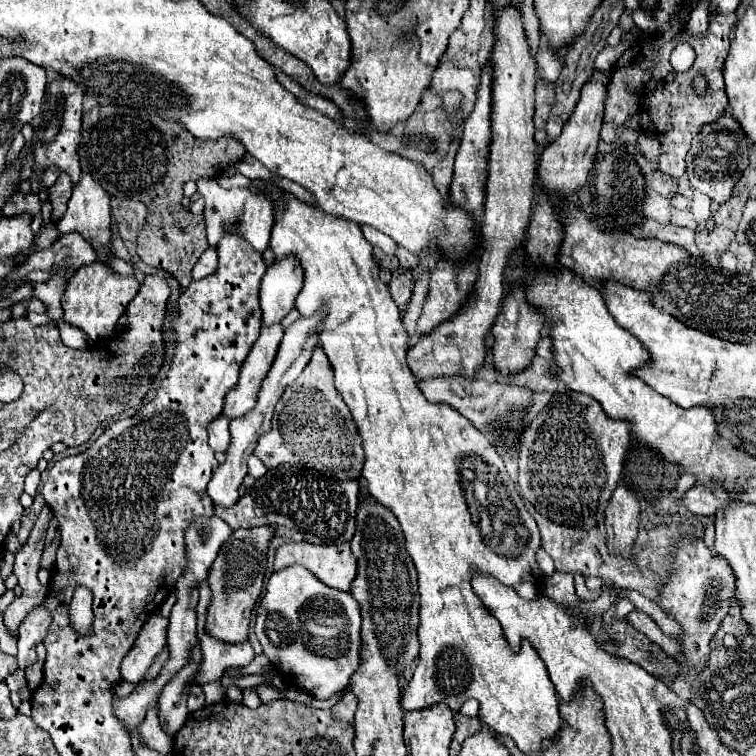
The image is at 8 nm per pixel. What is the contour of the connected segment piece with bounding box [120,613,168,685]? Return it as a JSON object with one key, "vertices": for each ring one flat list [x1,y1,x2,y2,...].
{"vertices":[[156,613,142,625,136,637,136,645,128,651,120,667,122,669,120,675,124,677,124,681,130,681,134,685,142,681,154,657,166,645,166,629,168,629,168,619,156,617]]}

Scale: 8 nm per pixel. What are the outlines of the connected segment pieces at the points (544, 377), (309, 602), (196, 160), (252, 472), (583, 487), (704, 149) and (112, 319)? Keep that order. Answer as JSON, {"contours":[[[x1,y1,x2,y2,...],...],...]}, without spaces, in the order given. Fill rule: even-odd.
{"contours":[[[534,355,530,365,518,373,518,375,508,375,508,377,502,377,498,375,496,381,498,383,510,383,510,385,518,385,518,387,528,387,532,391,550,391,550,393,562,393,564,391,564,385,556,379,552,379,552,375,548,373,550,371,550,365,546,359]],[[296,565,276,571,268,579,254,631,276,671,286,675,298,689,318,699,328,699,344,689,360,667,360,621,360,603,352,593,332,589,306,567],[330,637,338,641,326,641]],[[96,105,90,113,84,115,82,121,82,143,78,149,80,163,84,171,90,171,94,179,110,193,120,195,120,191,128,191,132,199,142,201,148,207,148,217,144,227,138,233,136,253,138,257,156,269,168,271,180,283,180,293,188,289,192,283,192,267,198,257,208,249,206,241,206,223,202,215,192,215,182,205,182,187,186,181,196,181,208,177,208,173,222,175,230,165,236,165,244,157,246,149,240,141,232,137,222,137,216,141,200,141,184,129,178,121,160,119,150,115,146,109,132,109,132,107,118,107,118,105]],[[250,455,250,457,248,457,248,475,254,477,254,479,260,479,264,473,266,473,264,463,262,463,260,459,256,459,254,455]],[[566,391,556,395,552,403,548,403,538,417,532,419,528,429,522,435,520,445,520,475,518,485,522,497,536,507,544,517,558,525,592,529,604,521,604,509,618,487,618,479,622,473,624,457,630,445,630,423,610,419,602,407,588,395]],[[724,113,716,123,704,125,702,131,694,137,686,157,686,175,690,185,700,193,708,195,716,203,728,201,734,185,748,167,748,149,750,149,750,139,744,135,738,121,728,117,728,113]],[[94,261,86,267,80,267,76,275,68,281,62,295,62,309,64,309,62,321,82,329,92,341,108,339,118,319,124,315,128,303,136,297,138,289,140,285,136,277,116,277,116,273,108,265]]]}

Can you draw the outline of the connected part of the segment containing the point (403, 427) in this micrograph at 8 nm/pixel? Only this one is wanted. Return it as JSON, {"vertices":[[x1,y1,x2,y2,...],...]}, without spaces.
{"vertices":[[252,181,250,185,254,191,270,193,274,201,286,195,286,209,276,213,270,247,274,249,276,259,290,253,296,255,304,267,304,287,296,297,300,313,314,315,316,309,328,305,320,345,332,361,336,389,350,407,364,441,366,463,362,477,366,479,370,497,396,515,406,539,406,551,418,571,420,625,416,633,420,653,414,677,402,697,402,709,416,711,444,703,452,711,458,711,466,699,476,699,480,703,480,721,494,733,512,737,524,753,542,751,542,741,552,739,562,727,558,695,548,677,546,665,528,641,522,641,518,653,512,651,504,639,500,621,472,591,472,577,480,573,496,577,524,599,540,597,542,577,536,563,536,551,542,543,536,521,526,511,514,485,512,493,508,493,510,479,504,461,488,437,474,429,474,425,456,409,444,403,430,403,416,387,418,377,414,377,406,365,408,333,402,327,400,309,392,301,388,285,378,277,378,263,372,259,372,245,364,239,360,227,298,201,274,183]]}

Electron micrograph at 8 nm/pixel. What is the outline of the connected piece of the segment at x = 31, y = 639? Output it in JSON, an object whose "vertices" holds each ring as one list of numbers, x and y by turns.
{"vertices":[[38,605,24,617,24,621,18,627,18,667,26,669,32,663,36,663,36,645,46,637,48,625,52,623,52,615,44,609,44,605]]}

